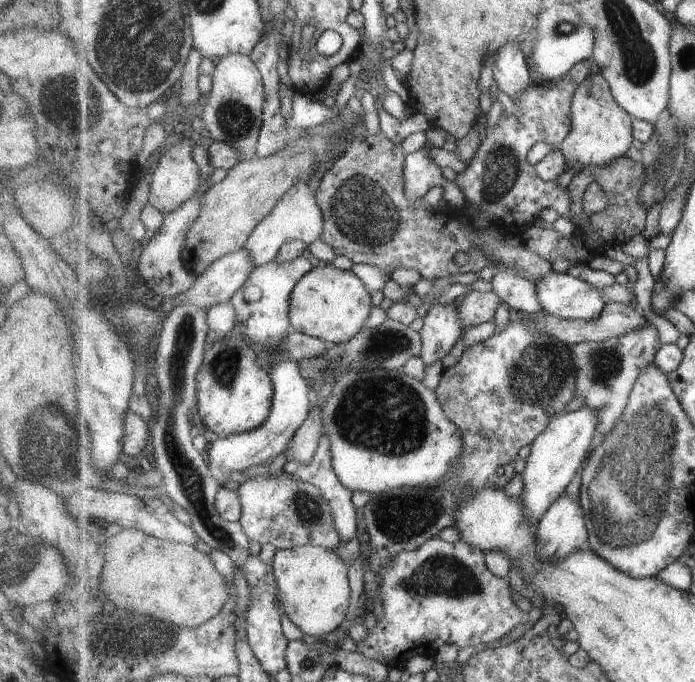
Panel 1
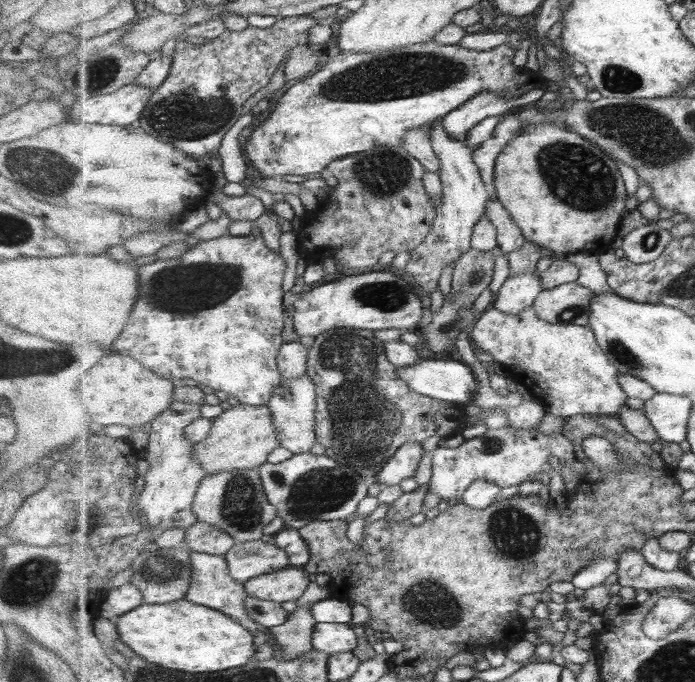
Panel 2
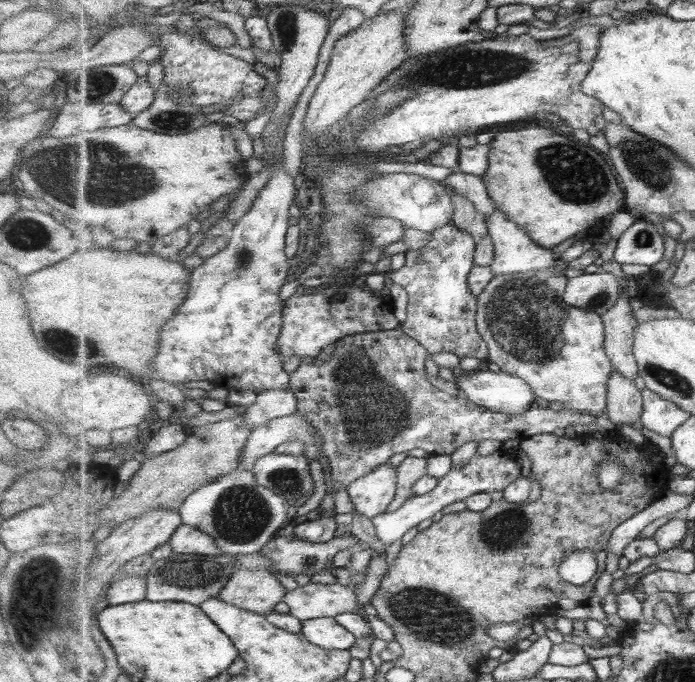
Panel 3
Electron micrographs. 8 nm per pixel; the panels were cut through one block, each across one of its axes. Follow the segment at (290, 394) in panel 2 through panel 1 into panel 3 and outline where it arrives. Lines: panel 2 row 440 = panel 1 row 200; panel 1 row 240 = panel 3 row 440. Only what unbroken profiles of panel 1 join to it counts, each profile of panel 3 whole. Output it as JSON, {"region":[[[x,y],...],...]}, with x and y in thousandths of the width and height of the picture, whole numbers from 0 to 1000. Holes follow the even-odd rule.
{"region":[[[420,607],[376,622],[376,626],[363,633],[355,654],[350,657],[350,674],[344,688],[364,691],[373,673],[396,664],[404,651],[419,645],[433,645],[439,651],[439,669],[456,676],[459,669],[466,667],[466,658],[459,660],[453,654],[452,630],[445,616],[433,616]]]}

